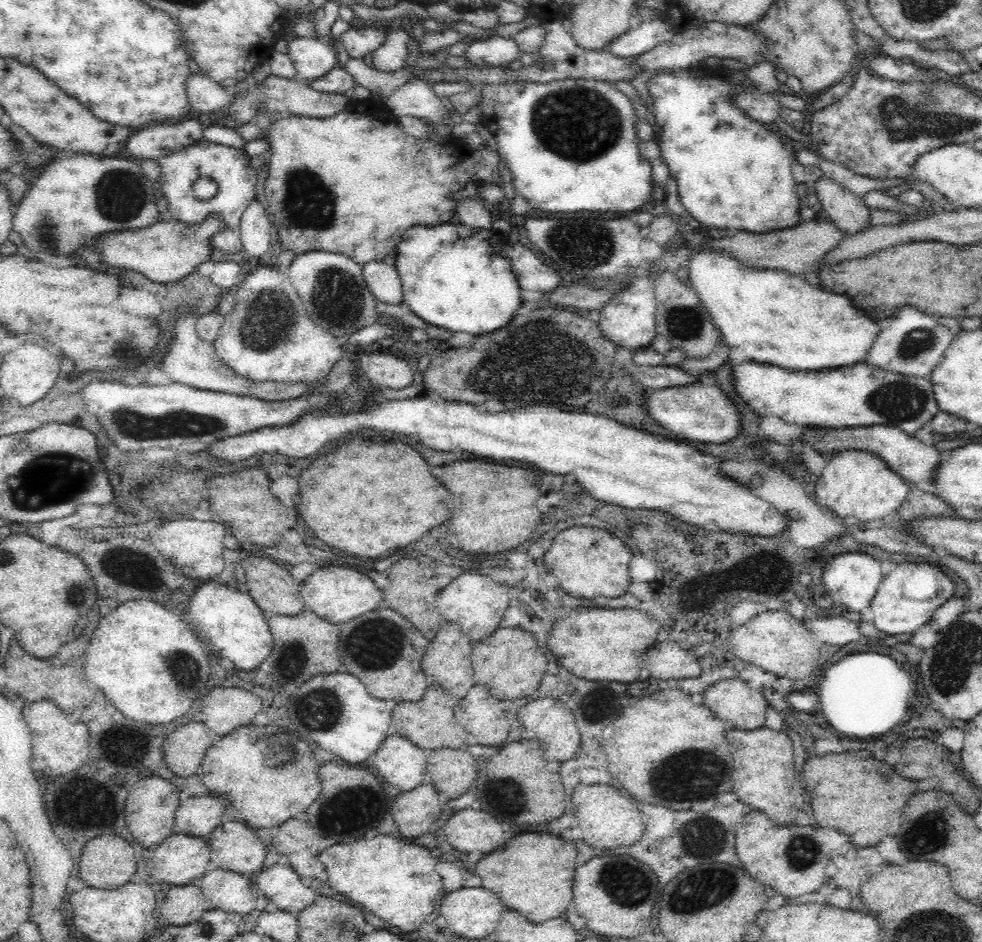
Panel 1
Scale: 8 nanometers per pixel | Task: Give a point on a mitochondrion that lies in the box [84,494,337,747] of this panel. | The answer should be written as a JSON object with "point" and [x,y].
{"point":[183,668]}

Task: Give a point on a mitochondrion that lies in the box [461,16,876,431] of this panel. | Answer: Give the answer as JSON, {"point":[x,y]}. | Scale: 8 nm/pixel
{"point":[580,124]}

